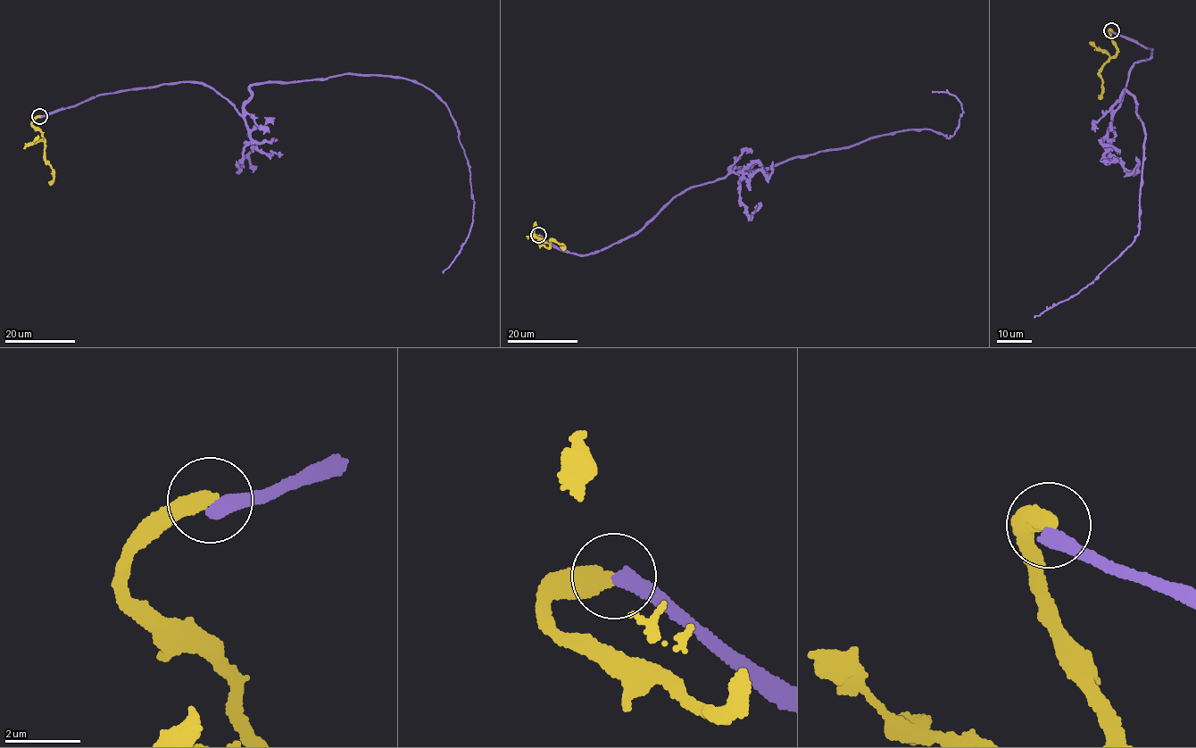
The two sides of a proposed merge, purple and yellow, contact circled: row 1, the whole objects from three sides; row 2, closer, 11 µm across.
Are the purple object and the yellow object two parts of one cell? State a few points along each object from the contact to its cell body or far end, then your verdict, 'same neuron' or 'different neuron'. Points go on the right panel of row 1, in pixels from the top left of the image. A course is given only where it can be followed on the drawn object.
purple runs (1111, 30), (1153, 50), (1112, 104), (1126, 89), (1146, 134), (1139, 231), (1090, 284), (1034, 317); yellow runs (1111, 30), (1110, 37), (1117, 51), (1100, 73), (1101, 96), (1099, 98); different neuron

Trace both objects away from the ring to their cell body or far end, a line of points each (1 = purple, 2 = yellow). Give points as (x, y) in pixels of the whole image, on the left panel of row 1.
1: (39, 116), (182, 81), (243, 114), (253, 85), (414, 79), (445, 103), (469, 172), (473, 220), (443, 272)
2: (39, 116), (32, 120), (32, 125), (42, 133), (46, 161), (53, 174), (50, 185)

